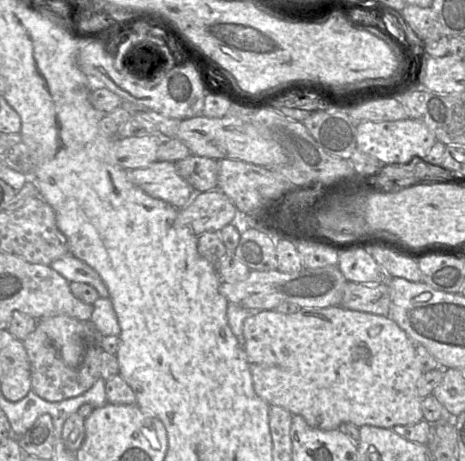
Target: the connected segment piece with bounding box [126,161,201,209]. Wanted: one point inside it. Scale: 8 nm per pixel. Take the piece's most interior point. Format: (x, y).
(160, 179)

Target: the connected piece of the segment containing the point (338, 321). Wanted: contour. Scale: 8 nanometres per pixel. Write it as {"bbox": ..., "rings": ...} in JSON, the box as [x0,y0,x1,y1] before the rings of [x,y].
{"bbox":[243,305,423,430],"rings":[[[341,305],[327,308],[304,307],[296,313],[283,314],[274,310],[262,310],[251,314],[243,324],[243,348],[252,374],[253,386],[256,394],[270,406],[280,406],[293,415],[302,416],[307,424],[320,430],[337,429],[342,423],[351,423],[358,428],[371,425],[381,428],[391,428],[398,425],[415,425],[423,420],[421,402],[423,398],[418,393],[418,380],[423,375],[420,361],[416,352],[416,344],[407,333],[388,316],[381,316],[367,312],[349,310]]]}

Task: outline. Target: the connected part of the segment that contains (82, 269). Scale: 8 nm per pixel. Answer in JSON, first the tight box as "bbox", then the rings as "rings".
{"bbox":[50,253,109,298],"rings":[[[70,253],[53,261],[50,267],[63,276],[69,283],[86,283],[96,289],[101,298],[109,297],[108,289],[100,275],[88,264]]]}

